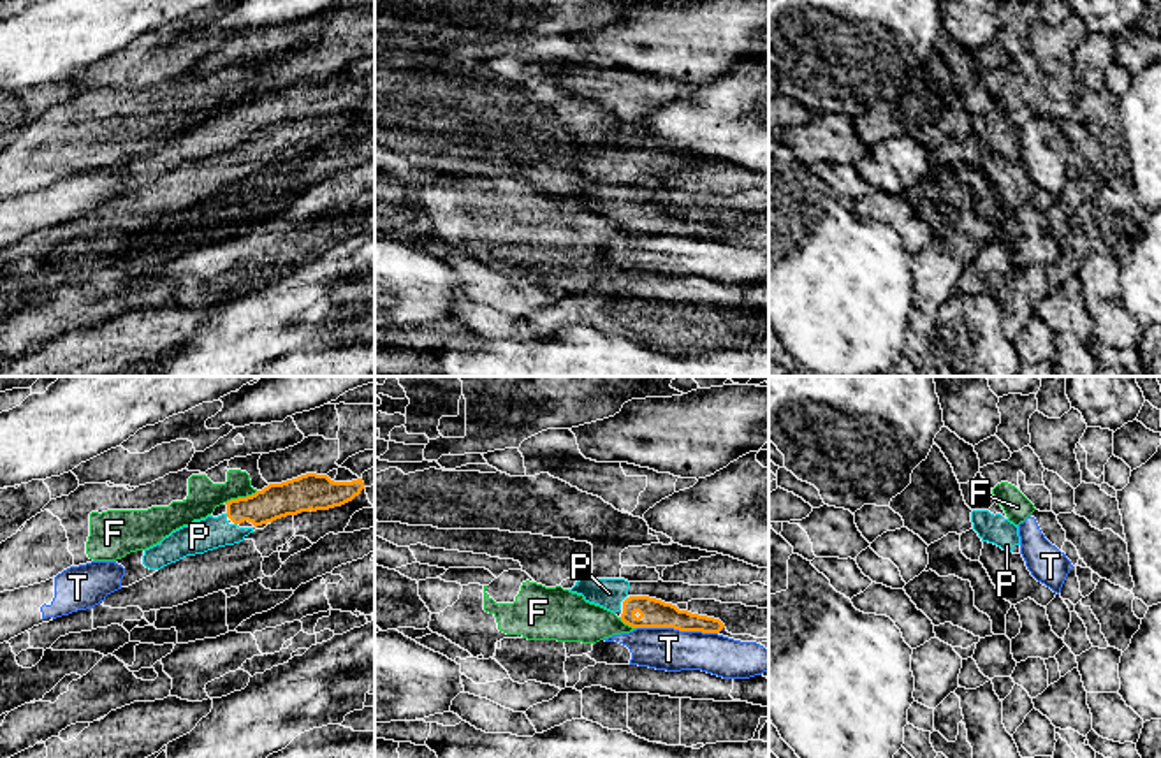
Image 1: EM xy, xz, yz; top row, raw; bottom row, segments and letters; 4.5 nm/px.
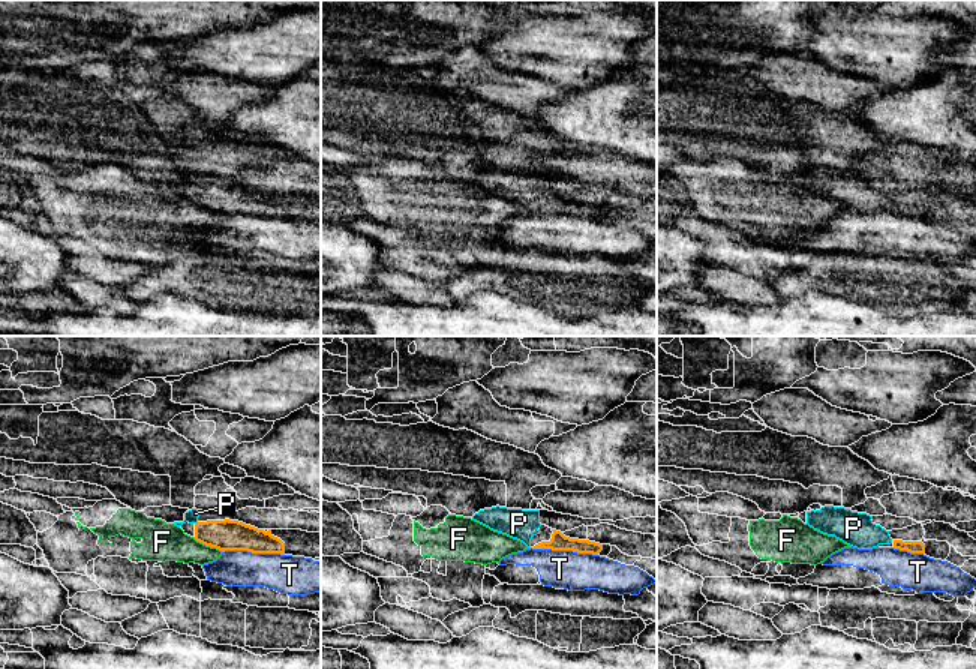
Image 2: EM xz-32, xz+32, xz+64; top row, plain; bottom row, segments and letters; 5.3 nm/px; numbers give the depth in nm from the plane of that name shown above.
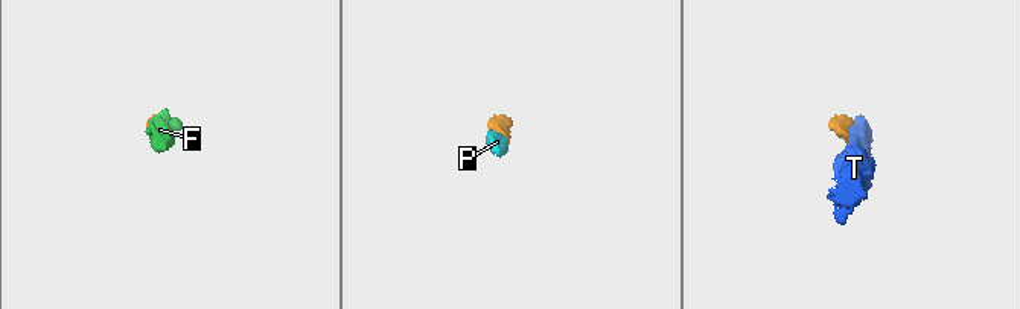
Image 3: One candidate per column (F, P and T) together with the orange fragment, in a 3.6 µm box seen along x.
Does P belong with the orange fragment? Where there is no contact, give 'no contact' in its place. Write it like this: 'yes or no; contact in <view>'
yes; no contact

